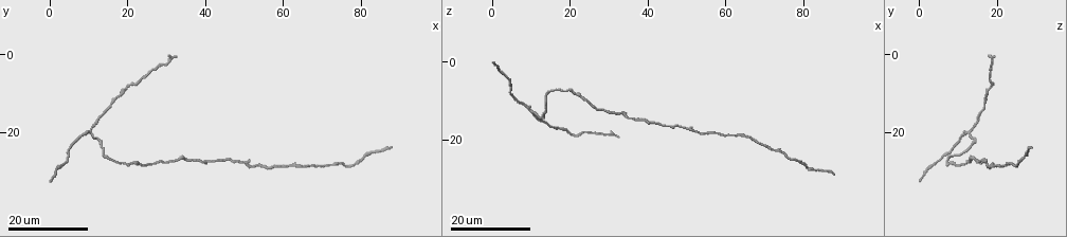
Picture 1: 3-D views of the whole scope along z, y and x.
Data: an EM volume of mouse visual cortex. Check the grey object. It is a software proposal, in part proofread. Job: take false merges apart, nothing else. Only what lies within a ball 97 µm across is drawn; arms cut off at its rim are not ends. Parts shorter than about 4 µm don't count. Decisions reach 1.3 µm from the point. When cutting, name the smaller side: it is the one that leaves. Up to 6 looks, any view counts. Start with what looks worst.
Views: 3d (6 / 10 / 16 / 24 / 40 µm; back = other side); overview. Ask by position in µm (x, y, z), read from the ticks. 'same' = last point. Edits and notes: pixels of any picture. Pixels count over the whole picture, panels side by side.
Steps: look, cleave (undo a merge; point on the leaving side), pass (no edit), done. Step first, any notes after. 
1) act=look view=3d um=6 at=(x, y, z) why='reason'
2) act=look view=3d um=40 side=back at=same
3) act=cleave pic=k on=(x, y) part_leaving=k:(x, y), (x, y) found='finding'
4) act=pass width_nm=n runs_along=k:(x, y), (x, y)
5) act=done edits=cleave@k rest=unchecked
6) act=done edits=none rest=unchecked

act=look view=3d um=24 at=(10.0, 20.5, 12.5) why='branch point'

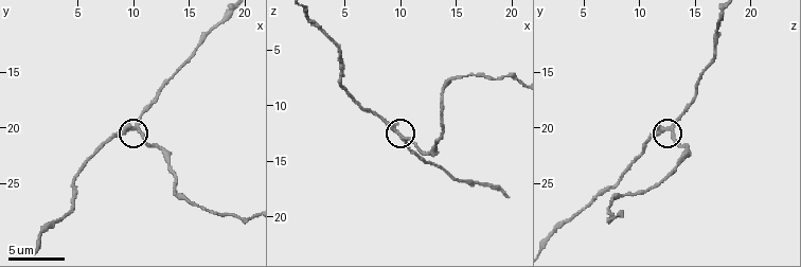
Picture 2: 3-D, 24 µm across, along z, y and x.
act=look view=3d um=10 at=(10.0, 20.0, 12.6) why='zoom in'

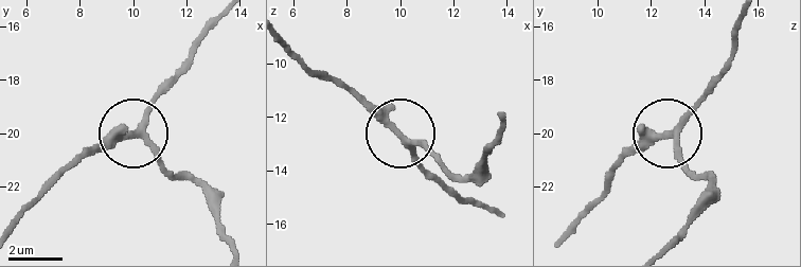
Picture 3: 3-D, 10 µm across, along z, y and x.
act=pass runs_along=3:(233, 245), (215, 203), (140, 138), (112, 136), (87, 149) found='continuous, no second neuron'

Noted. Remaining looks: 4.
act=look view=3d um=16 at=(62.5, 28.0, 19.0) why='sudden change in width'

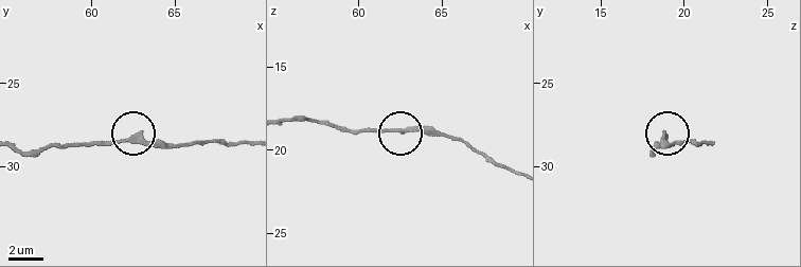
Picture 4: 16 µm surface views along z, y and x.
act=look view=3d um=10 at=(62.5, 28.5, 18.8)

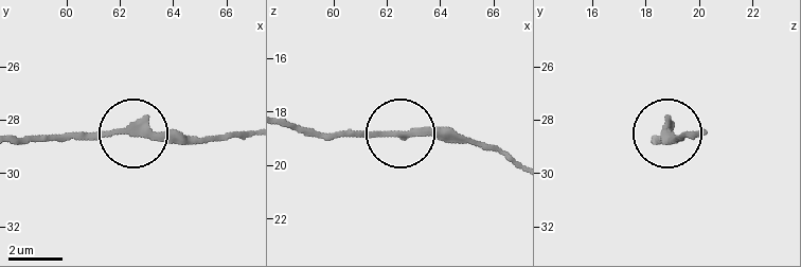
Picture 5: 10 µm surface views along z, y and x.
act=pass runs_along=5:(22, 141), (57, 135), (180, 135), (212, 141) found='one neuron here'

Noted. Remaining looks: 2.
act=look view=3d um=24 at=(72.5, 28.5, 23.0) why='narrows sharply'

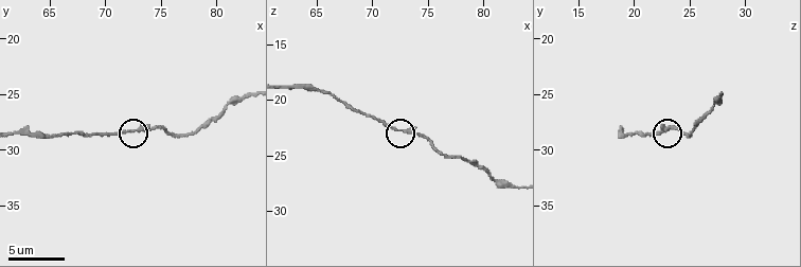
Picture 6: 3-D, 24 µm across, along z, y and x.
act=look view=3d um=10 at=(72.2, 28.4, 22.6) why='closer look'

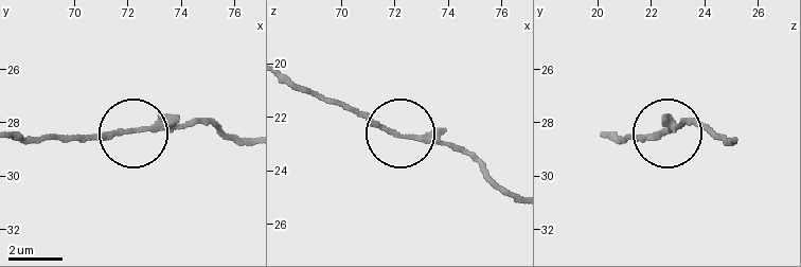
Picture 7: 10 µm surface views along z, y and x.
act=pass width_nm=160 runs_along=7:(284, 73), (393, 130), (466, 148) found='continuous, no second neuron'

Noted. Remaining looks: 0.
act=done edits=none rest=unchecked

